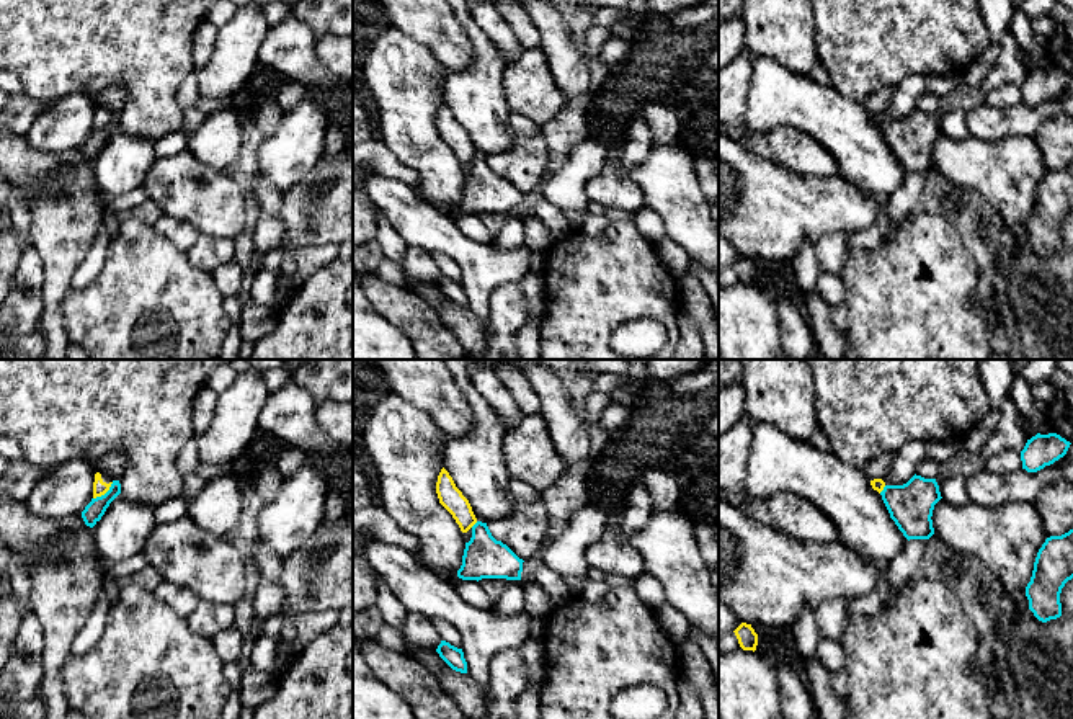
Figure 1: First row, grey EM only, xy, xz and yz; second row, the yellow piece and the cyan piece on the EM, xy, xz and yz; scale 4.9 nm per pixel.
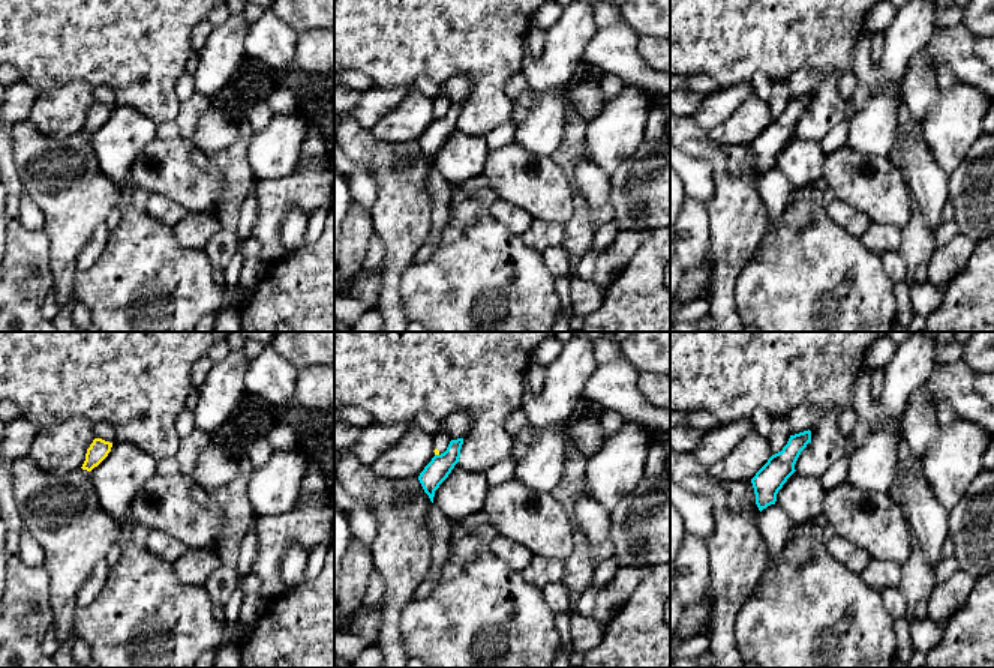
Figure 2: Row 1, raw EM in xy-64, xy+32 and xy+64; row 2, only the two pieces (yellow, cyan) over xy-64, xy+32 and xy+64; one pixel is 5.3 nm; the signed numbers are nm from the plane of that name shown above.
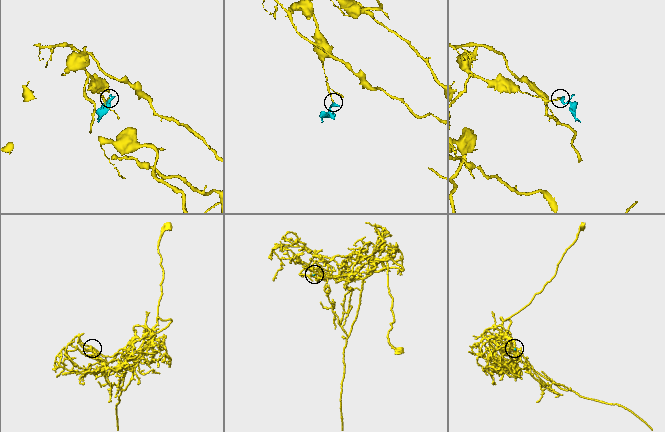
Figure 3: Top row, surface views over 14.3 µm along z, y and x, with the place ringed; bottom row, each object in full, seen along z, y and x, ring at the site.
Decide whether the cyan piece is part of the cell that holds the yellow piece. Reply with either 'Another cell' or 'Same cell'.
Another cell

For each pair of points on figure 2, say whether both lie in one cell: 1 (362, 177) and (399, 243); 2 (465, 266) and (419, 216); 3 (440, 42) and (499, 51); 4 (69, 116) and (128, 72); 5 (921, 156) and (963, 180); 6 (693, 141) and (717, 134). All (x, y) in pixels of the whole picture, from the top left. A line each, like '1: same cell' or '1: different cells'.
1: different cells
2: different cells
3: same cell
4: different cells
5: different cells
6: different cells

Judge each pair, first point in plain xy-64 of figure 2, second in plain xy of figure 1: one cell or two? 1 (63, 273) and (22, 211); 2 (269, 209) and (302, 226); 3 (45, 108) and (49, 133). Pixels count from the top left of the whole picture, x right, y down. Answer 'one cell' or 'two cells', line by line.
1: two cells
2: one cell
3: one cell

